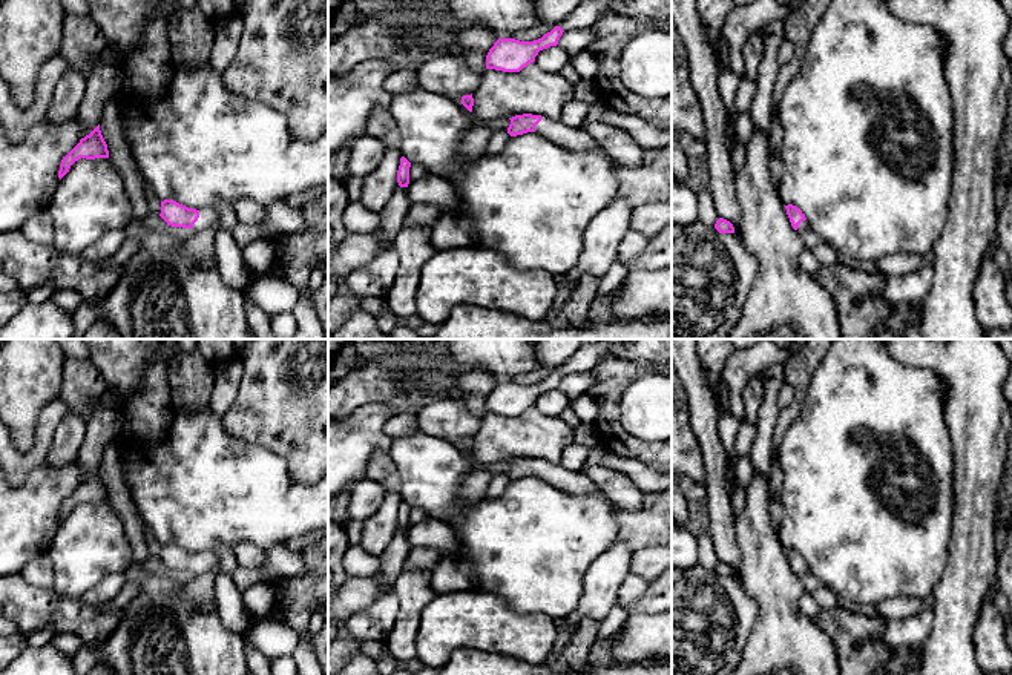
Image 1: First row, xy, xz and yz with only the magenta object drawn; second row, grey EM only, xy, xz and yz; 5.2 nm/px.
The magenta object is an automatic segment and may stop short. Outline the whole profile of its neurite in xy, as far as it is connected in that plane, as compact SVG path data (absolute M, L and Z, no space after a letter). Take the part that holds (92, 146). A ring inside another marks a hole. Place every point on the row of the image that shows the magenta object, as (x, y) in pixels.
M100 124L61 160L58 178L61 179L71 169L71 166L80 158L95 160L109 158L107 144L101 135Z

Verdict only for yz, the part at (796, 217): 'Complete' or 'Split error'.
Split error

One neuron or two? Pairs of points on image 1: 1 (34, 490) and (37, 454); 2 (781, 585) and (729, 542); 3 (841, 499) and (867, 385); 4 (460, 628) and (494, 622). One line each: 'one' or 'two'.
1: two
2: two
3: one
4: one

